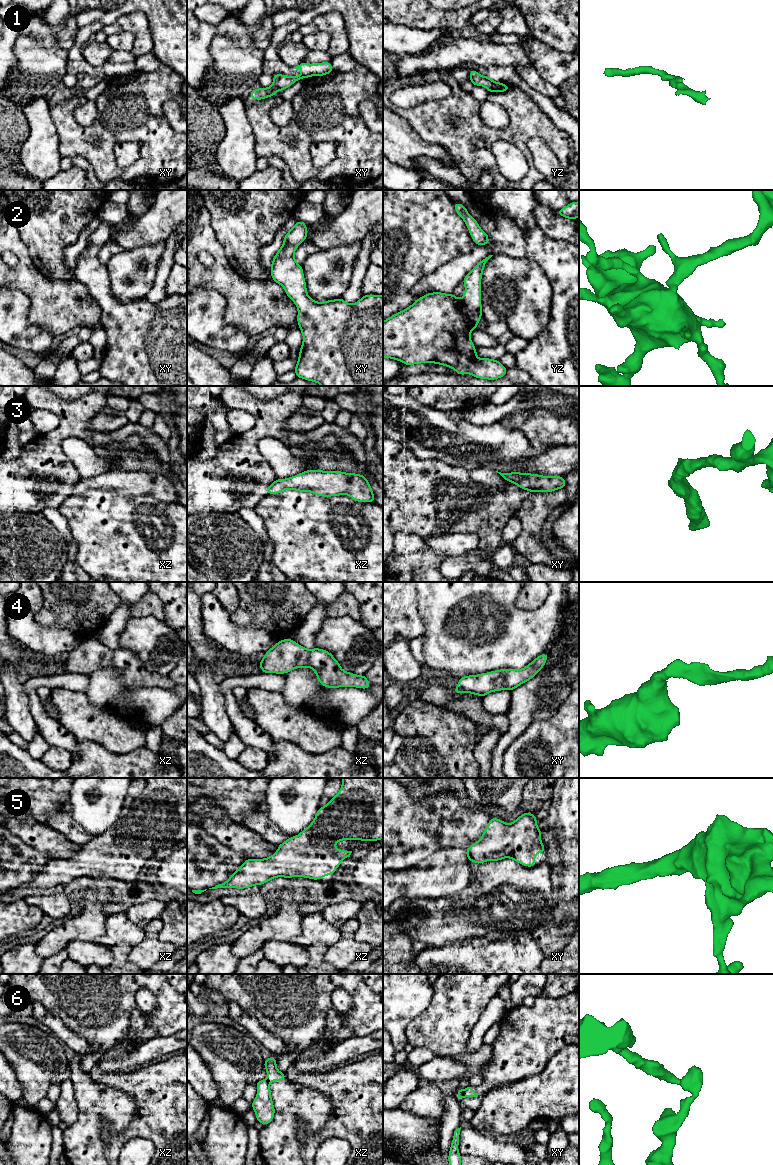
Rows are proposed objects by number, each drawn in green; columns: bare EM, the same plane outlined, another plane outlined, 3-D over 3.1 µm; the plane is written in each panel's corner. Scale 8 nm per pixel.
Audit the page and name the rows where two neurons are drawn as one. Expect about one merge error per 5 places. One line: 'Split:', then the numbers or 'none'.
Split: 1, 6

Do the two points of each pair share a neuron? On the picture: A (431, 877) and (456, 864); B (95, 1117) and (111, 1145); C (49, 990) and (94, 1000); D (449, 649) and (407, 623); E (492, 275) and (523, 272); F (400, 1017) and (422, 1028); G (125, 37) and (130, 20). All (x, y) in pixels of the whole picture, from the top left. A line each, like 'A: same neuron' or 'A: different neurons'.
A: same neuron
B: different neurons
C: same neuron
D: different neurons
E: same neuron
F: different neurons
G: different neurons

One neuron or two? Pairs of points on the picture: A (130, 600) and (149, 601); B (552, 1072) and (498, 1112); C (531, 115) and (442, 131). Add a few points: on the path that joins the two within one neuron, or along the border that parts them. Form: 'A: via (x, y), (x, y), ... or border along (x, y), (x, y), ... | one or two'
A: border along (147, 592), (132, 606), (131, 616) | two
B: via (539, 1085), (521, 1103), (511, 1109) | one
C: via (509, 134), (464, 134) | one

